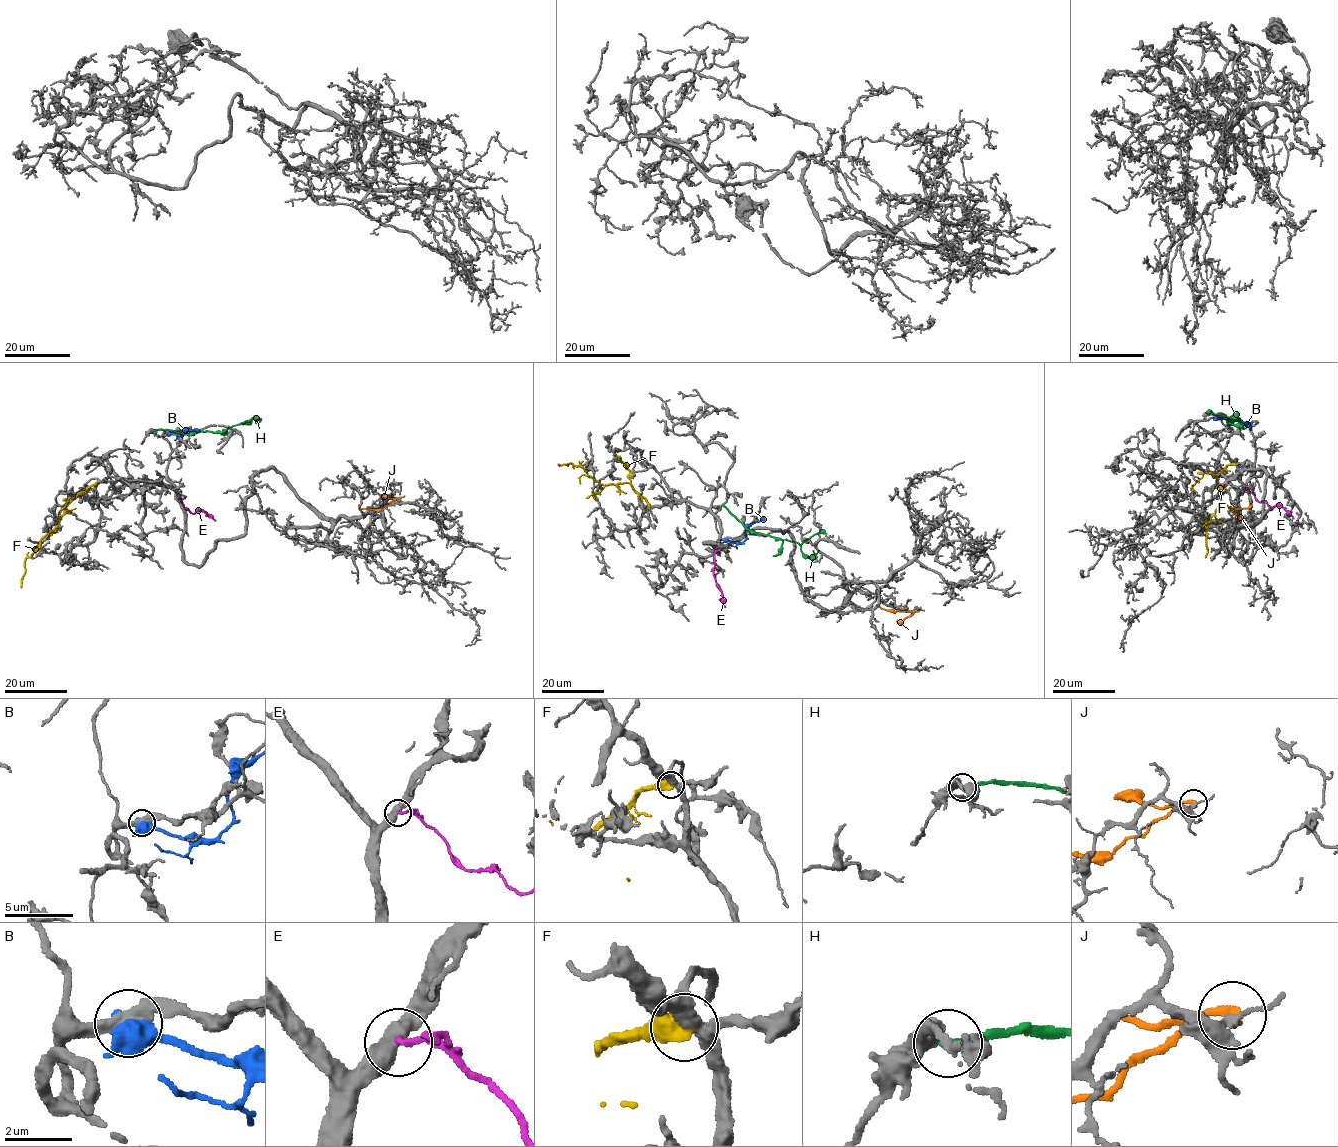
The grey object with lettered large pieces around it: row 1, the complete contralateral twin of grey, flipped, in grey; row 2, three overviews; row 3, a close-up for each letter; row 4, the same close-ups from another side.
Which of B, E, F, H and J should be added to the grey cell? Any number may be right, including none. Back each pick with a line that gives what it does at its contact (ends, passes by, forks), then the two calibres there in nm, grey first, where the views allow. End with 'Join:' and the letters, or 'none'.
Join: none

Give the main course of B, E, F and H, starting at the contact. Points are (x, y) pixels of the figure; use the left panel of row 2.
B: (168, 433), (185, 433), (187, 429), (184, 430), (198, 431)
E: (179, 499), (190, 512), (202, 510), (215, 520)
F: (97, 483), (72, 500), (55, 527), (25, 559), (21, 588)
H: (152, 430), (221, 432), (254, 417), (261, 418)

